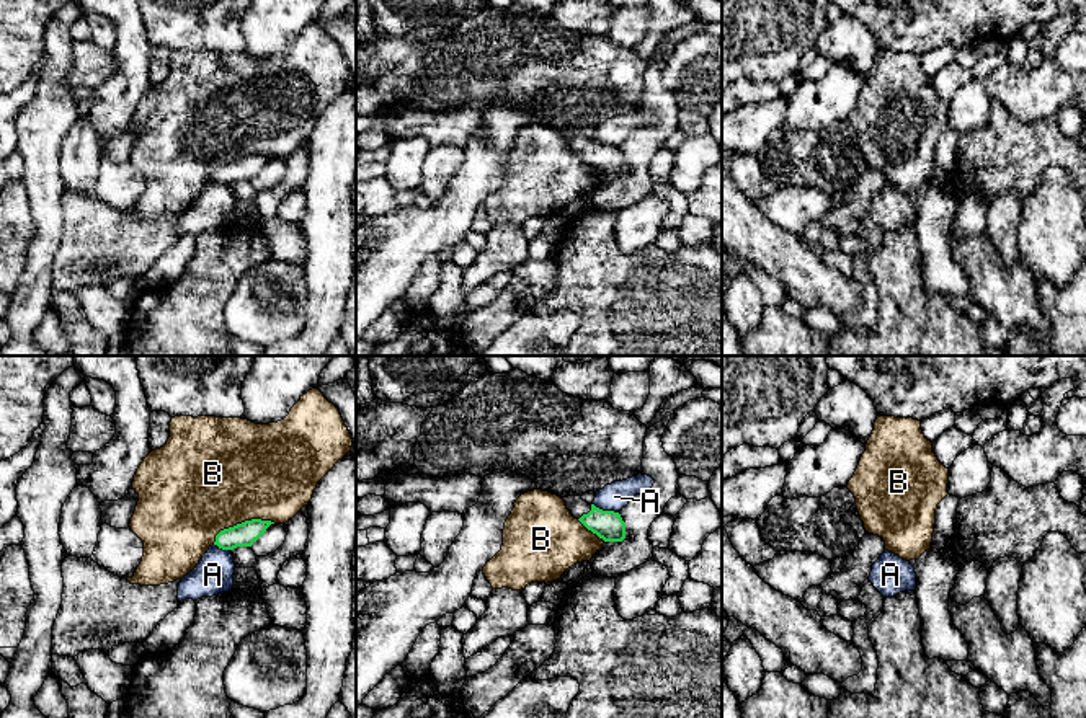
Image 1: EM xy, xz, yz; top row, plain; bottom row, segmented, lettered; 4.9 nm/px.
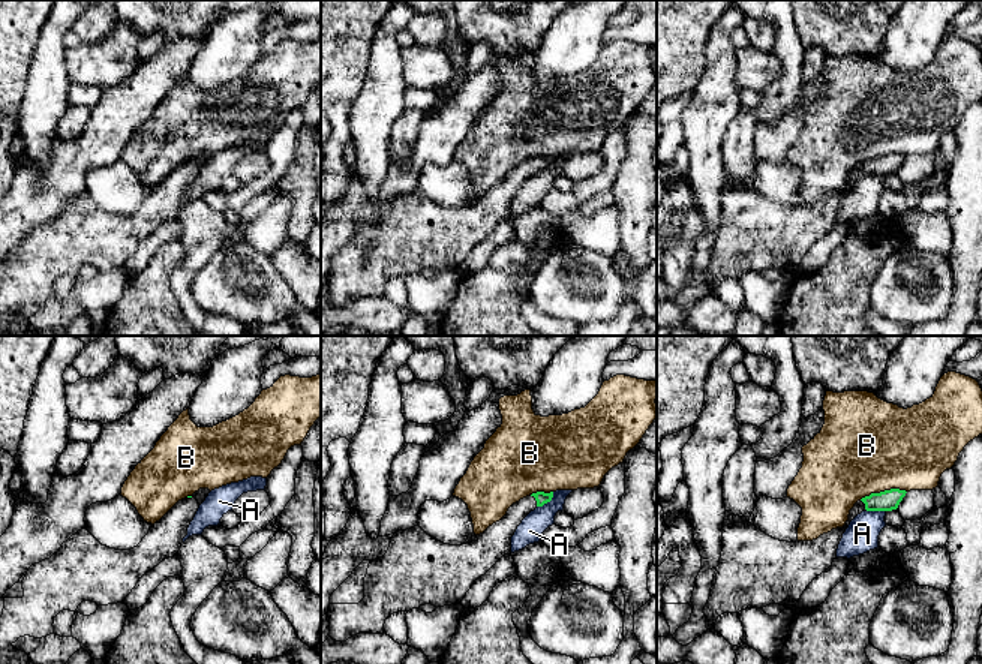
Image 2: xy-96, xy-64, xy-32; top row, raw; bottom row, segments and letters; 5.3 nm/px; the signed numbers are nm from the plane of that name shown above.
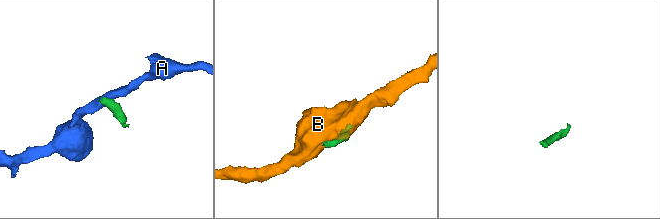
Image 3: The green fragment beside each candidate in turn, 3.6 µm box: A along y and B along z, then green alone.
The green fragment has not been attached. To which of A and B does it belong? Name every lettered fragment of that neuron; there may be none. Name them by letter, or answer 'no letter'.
no letter

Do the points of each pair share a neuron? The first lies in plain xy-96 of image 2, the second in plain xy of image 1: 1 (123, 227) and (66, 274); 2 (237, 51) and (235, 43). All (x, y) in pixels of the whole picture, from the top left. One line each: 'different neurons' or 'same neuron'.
1: same neuron
2: different neurons

